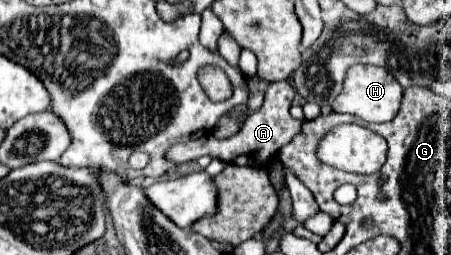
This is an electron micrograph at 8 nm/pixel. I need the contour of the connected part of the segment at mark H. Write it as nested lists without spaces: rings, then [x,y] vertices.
[[[357,64],[351,66],[345,78],[345,86],[337,100],[333,102],[333,108],[337,112],[349,112],[365,122],[389,122],[397,116],[403,100],[403,88],[401,84],[385,70],[379,66],[369,66],[369,64]]]

